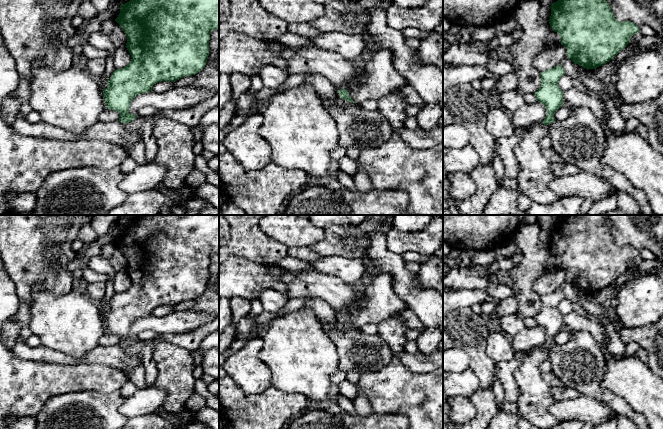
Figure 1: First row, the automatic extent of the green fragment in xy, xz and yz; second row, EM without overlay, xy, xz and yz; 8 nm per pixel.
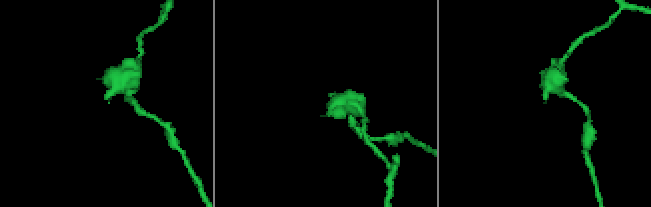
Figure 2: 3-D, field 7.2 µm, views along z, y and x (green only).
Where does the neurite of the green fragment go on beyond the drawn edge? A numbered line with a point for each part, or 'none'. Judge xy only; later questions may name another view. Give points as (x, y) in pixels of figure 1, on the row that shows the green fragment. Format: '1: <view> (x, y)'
none

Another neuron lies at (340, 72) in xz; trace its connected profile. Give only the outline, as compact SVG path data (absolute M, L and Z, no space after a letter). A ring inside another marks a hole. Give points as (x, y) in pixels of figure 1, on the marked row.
M307 38L306 44L301 48L288 46L281 51L280 55L289 61L291 74L321 74L338 91L347 90L352 82L361 77L361 69L357 61L346 60L333 52L318 49L313 44L312 38Z

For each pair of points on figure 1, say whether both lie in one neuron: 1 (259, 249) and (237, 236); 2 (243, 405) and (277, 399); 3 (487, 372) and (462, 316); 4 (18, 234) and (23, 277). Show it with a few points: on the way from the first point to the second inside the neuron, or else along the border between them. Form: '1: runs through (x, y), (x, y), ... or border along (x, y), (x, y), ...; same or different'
1: runs through (254, 244), (242, 236); same
2: runs through (251, 405), (269, 405); same
3: runs through (478, 358), (468, 330); same
4: runs through (21, 245), (21, 266); same

